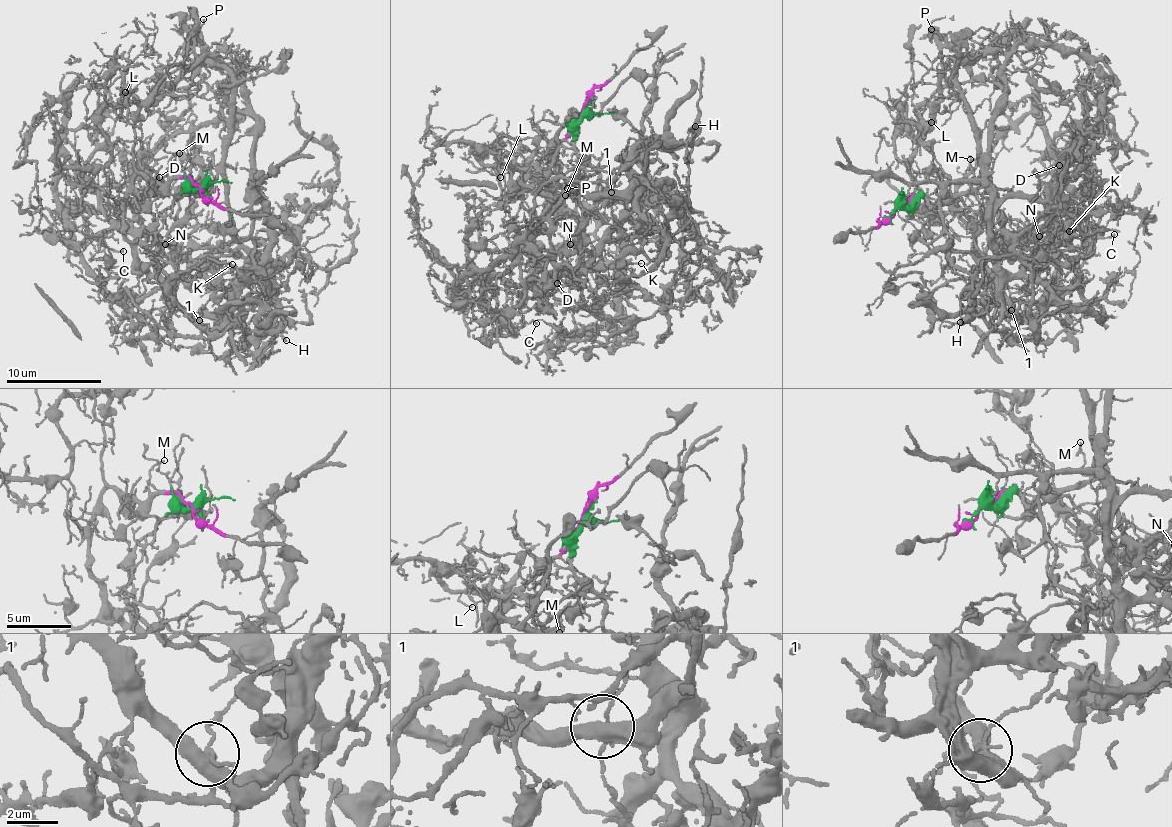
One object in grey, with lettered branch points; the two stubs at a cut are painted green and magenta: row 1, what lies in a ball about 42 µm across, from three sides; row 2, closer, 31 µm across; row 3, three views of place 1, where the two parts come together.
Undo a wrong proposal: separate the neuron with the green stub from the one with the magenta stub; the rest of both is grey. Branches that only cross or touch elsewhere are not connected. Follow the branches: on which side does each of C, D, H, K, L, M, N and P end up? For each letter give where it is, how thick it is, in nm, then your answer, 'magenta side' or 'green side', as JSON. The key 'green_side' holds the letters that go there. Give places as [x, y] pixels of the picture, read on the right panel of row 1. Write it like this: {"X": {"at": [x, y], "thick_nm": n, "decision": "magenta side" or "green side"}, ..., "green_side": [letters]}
{"C": {"at": [1114, 234], "thick_nm": 140, "decision": "magenta side"}, "D": {"at": [1059, 165], "thick_nm": 140, "decision": "magenta side"}, "H": {"at": [960, 322], "thick_nm": 150, "decision": "magenta side"}, "K": {"at": [1069, 231], "thick_nm": 140, "decision": "magenta side"}, "L": {"at": [931, 122], "thick_nm": 110, "decision": "green side"}, "M": {"at": [970, 159], "thick_nm": 90, "decision": "magenta side"}, "N": {"at": [1039, 236], "thick_nm": 180, "decision": "magenta side"}, "P": {"at": [931, 29], "thick_nm": 130, "decision": "green side"}, "green_side": ["L", "P"]}

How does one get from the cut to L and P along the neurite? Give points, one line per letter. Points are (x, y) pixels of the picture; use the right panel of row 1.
L: (894, 211), (949, 203), (979, 182), (959, 58), (941, 76), (935, 119), (919, 124), (932, 123)
P: (894, 211), (922, 198), (949, 203), (979, 182), (959, 58), (941, 60), (944, 43), (930, 30)

